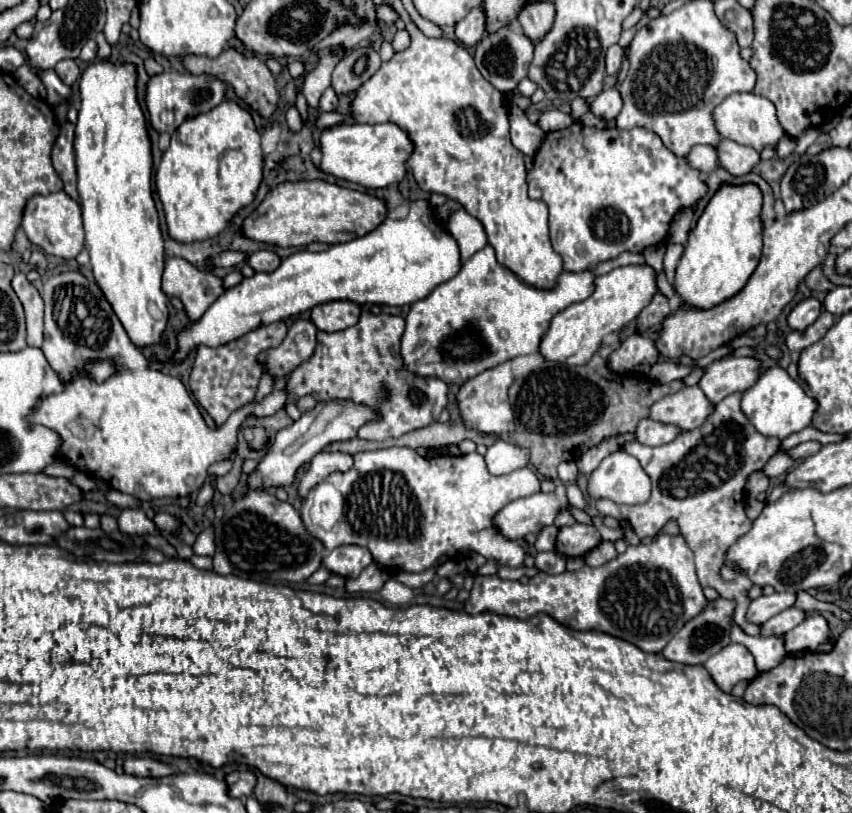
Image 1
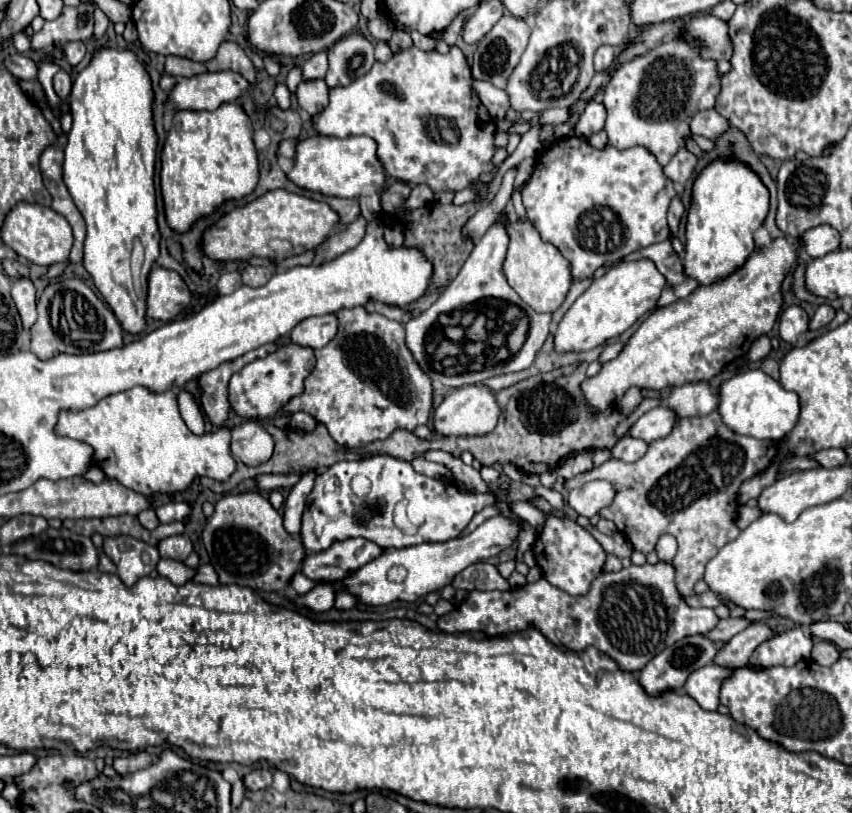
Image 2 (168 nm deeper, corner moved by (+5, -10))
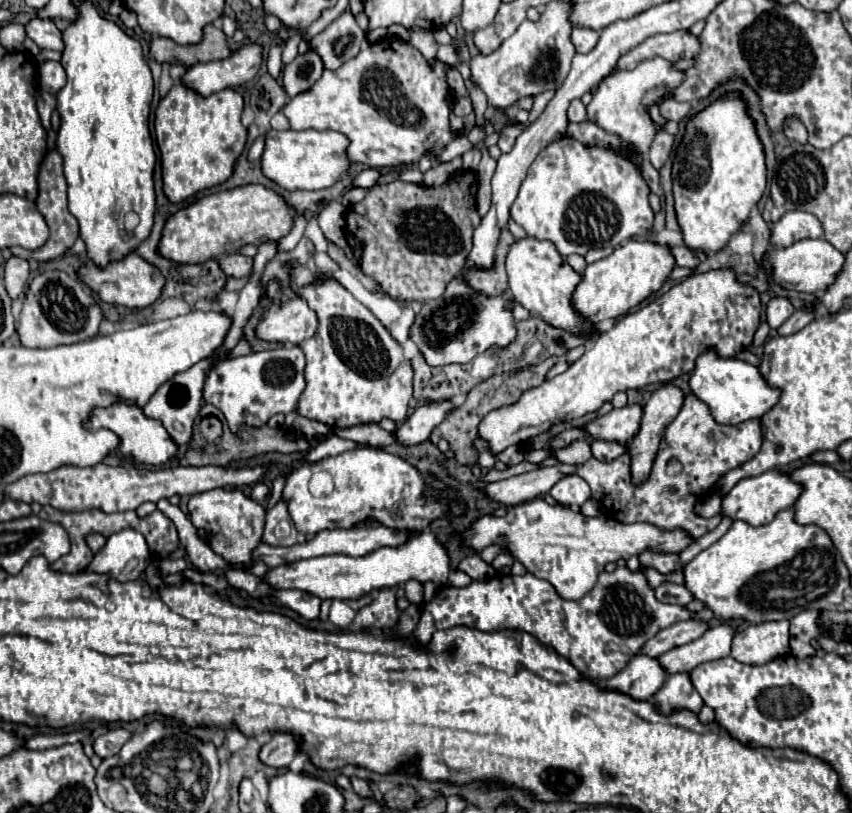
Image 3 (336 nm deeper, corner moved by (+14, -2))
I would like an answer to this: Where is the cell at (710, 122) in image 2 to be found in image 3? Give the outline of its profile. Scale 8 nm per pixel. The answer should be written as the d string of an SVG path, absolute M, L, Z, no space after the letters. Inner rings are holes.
M662 100L660 104L660 114L666 118L666 120L684 120L690 116L690 104L682 104L678 100Z

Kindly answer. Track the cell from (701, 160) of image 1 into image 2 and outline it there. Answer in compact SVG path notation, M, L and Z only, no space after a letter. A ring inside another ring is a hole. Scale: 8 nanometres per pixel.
M681 148L681 150L673 156L673 160L663 168L663 172L665 172L665 176L667 176L669 180L673 180L675 184L685 184L685 182L691 178L695 166L697 166L697 156L693 156L687 148Z

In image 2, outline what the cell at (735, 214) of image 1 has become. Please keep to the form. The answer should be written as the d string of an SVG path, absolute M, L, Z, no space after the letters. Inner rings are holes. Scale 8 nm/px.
M737 162L709 164L693 184L693 204L687 214L687 240L683 272L699 286L715 284L739 270L755 250L753 232L769 210L769 192L759 176Z

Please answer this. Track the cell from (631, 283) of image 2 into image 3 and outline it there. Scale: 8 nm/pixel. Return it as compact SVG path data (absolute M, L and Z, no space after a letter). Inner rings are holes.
M626 240L610 256L594 264L588 264L588 268L582 274L582 282L574 292L574 298L572 298L574 306L584 318L588 318L594 324L606 318L624 316L628 310L636 308L648 296L656 294L664 286L674 266L676 266L676 260L668 246L662 246L650 240L646 242Z

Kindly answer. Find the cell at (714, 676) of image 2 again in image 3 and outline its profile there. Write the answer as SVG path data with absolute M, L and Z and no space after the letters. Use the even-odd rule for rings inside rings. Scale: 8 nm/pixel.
M674 674L668 676L664 686L656 692L654 706L660 714L672 714L678 710L690 710L696 714L704 704L698 692L694 692L688 674Z

